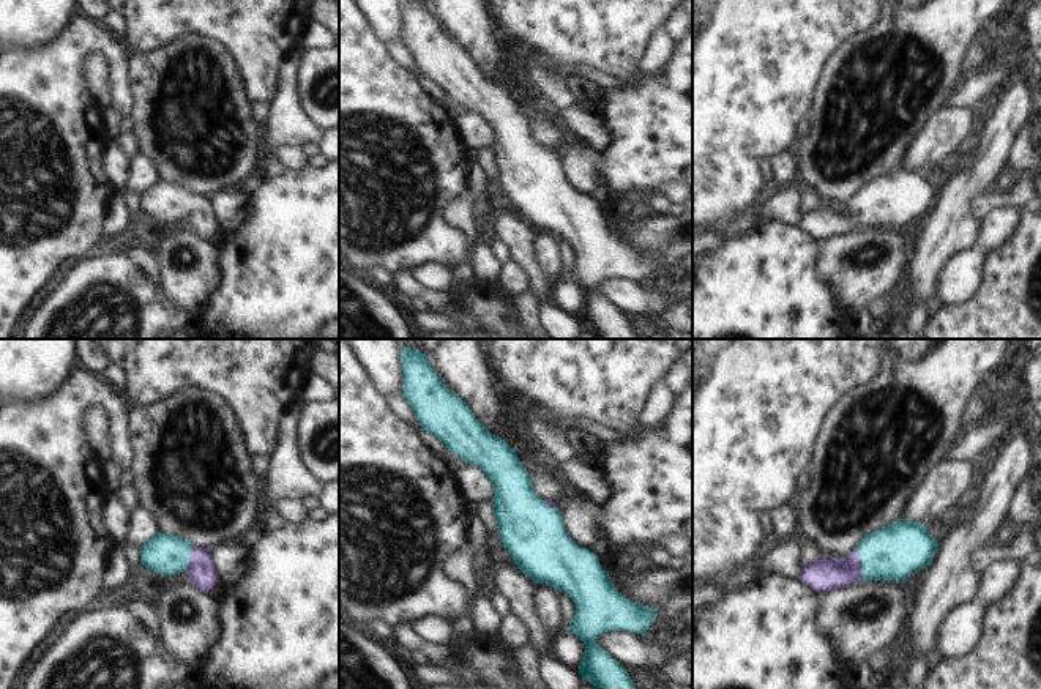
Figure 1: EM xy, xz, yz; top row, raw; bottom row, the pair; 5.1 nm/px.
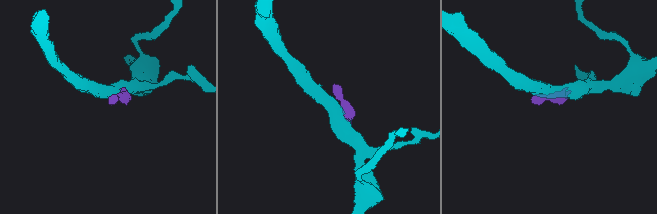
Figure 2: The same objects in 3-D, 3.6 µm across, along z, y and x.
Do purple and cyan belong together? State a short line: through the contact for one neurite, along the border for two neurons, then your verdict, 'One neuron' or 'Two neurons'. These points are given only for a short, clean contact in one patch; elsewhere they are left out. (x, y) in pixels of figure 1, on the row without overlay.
Line: yz (828, 221), (849, 218), (860, 212), (893, 199). One neuron.

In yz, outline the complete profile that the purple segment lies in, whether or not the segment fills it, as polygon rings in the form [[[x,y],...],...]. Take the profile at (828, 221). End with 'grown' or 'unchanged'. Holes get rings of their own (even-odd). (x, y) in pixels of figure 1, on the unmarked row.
[[[899,166],[866,181],[845,205],[823,205],[804,211],[800,227],[815,240],[850,233],[860,227],[905,227],[913,218],[927,214],[938,189],[927,180],[924,170]]] | grown

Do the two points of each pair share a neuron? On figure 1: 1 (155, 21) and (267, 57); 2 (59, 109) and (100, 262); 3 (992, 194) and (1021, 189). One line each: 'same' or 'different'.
1: same
2: different
3: same

